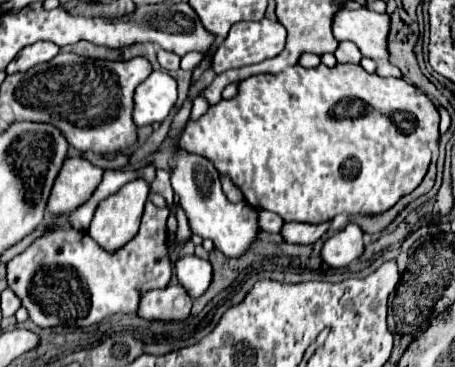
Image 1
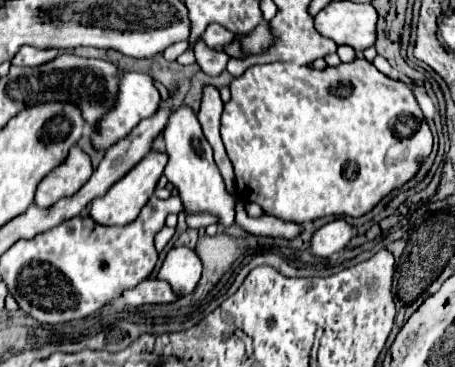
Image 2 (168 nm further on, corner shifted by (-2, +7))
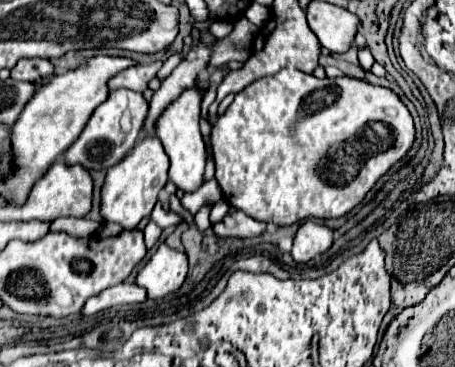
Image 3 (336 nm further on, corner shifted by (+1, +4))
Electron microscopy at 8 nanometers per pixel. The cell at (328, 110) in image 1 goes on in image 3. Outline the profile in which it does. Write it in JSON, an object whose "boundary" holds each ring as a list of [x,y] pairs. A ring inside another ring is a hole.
{"boundary":[[[289,67],[265,75],[239,91],[211,129],[215,177],[221,183],[225,201],[257,221],[281,227],[303,219],[347,215],[365,199],[375,183],[409,153],[413,143],[413,117],[391,89],[347,75],[317,79],[311,73],[301,73]]]}

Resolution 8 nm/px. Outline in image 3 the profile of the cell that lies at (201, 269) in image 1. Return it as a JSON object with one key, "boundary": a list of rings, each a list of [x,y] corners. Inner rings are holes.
{"boundary":[[[165,243],[153,253],[147,265],[139,271],[135,283],[147,289],[149,299],[161,299],[183,287],[189,271],[189,261],[183,251],[171,249]]]}

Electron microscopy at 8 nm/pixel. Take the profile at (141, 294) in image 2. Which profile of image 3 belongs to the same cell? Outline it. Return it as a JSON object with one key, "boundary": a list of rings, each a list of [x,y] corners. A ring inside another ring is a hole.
{"boundary":[[[121,283],[121,285],[113,285],[109,289],[101,291],[95,297],[89,297],[81,313],[93,315],[93,313],[103,311],[107,307],[127,305],[127,303],[143,303],[145,299],[147,299],[147,291],[143,287],[137,287],[135,283]]]}

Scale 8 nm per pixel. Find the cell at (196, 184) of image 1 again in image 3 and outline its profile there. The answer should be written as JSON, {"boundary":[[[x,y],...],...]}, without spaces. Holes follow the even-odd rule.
{"boundary":[[[191,87],[183,91],[181,97],[175,103],[171,103],[157,121],[157,139],[163,143],[163,149],[171,159],[169,181],[173,181],[175,187],[181,191],[197,191],[203,185],[205,177],[207,151],[203,135],[199,131],[199,111],[201,111],[199,105],[201,105],[201,93],[195,87]]]}

